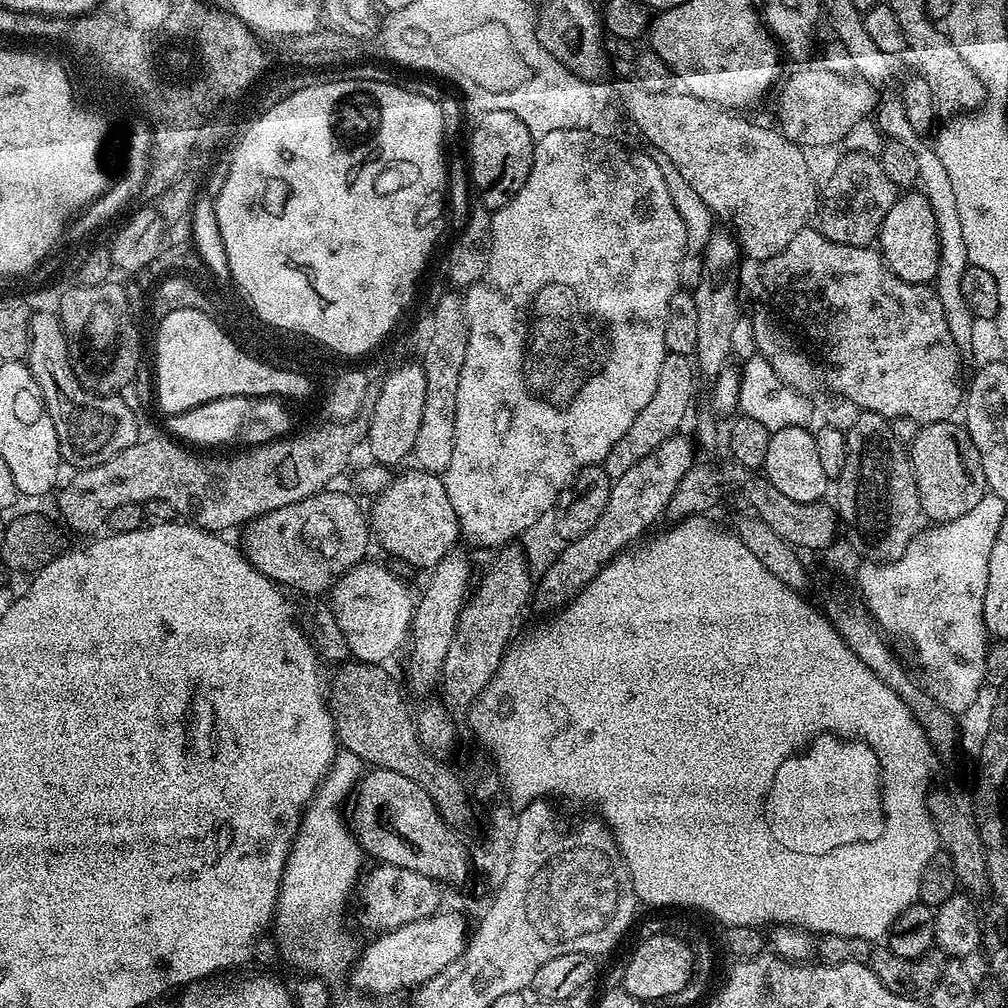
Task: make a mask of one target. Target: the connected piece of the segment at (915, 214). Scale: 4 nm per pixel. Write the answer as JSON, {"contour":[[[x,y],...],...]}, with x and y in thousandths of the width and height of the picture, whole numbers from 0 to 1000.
{"contour":[[[915,189],[890,193],[883,212],[879,212],[879,220],[873,225],[871,249],[891,276],[904,282],[924,283],[928,279],[932,264],[931,227],[923,200]]]}

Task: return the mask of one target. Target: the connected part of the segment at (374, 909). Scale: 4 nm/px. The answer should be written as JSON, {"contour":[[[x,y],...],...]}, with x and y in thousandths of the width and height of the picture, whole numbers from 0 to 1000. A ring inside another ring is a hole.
{"contour":[[[377,857],[369,866],[362,868],[355,877],[355,889],[353,909],[369,924],[369,927],[389,925],[395,919],[403,919],[407,915],[415,915],[419,911],[431,908],[435,903],[435,891],[428,885],[428,878],[424,873],[418,872],[411,863],[406,861],[392,861],[390,857]]]}

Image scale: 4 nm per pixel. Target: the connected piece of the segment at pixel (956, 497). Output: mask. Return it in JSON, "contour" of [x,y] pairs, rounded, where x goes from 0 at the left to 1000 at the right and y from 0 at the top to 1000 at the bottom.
{"contour":[[[942,416],[916,422],[910,429],[913,430],[906,435],[905,440],[903,437],[903,451],[914,509],[929,520],[940,520],[946,514],[954,514],[954,510],[962,510],[978,488],[969,459],[972,451],[959,425]]]}

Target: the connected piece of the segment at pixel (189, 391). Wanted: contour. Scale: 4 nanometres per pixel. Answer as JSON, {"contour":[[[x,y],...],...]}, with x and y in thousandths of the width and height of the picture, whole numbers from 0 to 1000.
{"contour":[[[176,308],[172,313],[165,314],[159,325],[159,338],[155,340],[155,357],[160,365],[159,395],[155,401],[163,411],[187,408],[190,404],[225,393],[272,395],[272,383],[288,381],[288,377],[270,375],[270,371],[276,369],[270,369],[268,363],[259,363],[252,360],[252,355],[238,353],[235,345],[230,345],[230,340],[222,337],[221,331],[214,329],[214,321],[209,321],[194,308]]]}

